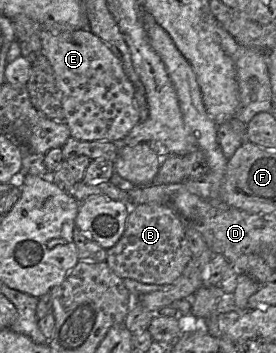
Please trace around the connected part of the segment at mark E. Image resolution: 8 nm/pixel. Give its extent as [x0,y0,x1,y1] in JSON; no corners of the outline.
[41,27,138,141]

